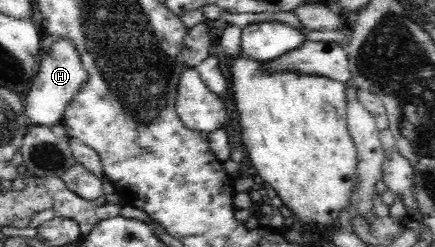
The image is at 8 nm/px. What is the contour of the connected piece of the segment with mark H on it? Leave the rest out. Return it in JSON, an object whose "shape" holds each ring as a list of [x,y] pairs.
{"shape":[[[59,37],[59,40],[51,46],[51,50],[43,55],[39,73],[33,78],[27,94],[23,96],[24,108],[30,124],[49,128],[62,125],[63,112],[67,104],[79,93],[87,76],[74,43],[65,37]]]}

